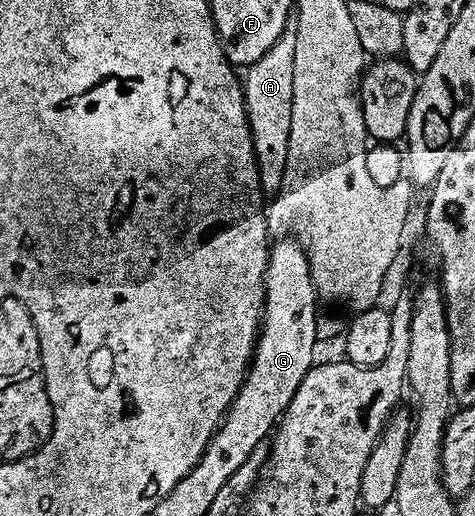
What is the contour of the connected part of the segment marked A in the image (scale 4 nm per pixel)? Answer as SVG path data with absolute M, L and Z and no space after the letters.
M295 27L282 30L278 42L258 58L258 62L247 65L242 76L244 109L248 115L250 134L254 142L254 158L259 166L262 192L277 195L285 184L285 166L290 142L290 110L294 106L294 42Z

